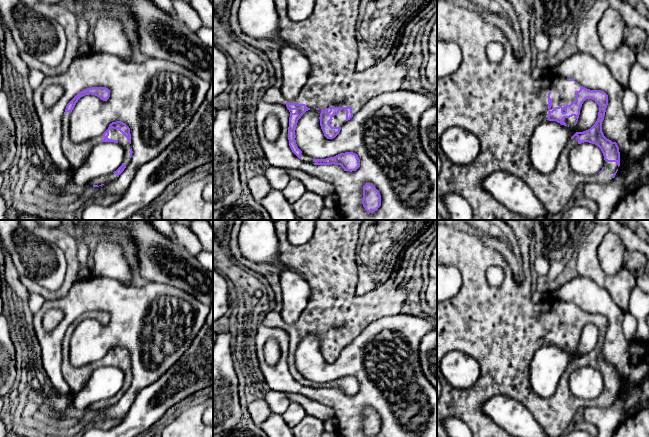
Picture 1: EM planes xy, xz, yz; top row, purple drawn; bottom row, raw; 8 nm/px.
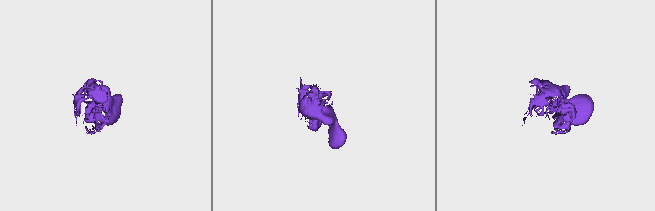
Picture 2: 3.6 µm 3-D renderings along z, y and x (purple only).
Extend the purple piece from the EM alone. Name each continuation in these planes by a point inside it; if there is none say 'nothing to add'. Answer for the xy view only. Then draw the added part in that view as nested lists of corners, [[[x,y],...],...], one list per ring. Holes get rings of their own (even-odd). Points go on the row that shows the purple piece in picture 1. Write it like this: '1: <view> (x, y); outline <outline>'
1: xy (114, 134); outline [[[113,128],[109,130],[108,138],[112,140],[117,140],[118,144],[120,144],[123,147],[125,151],[123,163],[127,166],[131,160],[130,158],[131,144],[129,143],[128,139],[119,131],[119,129]]]

